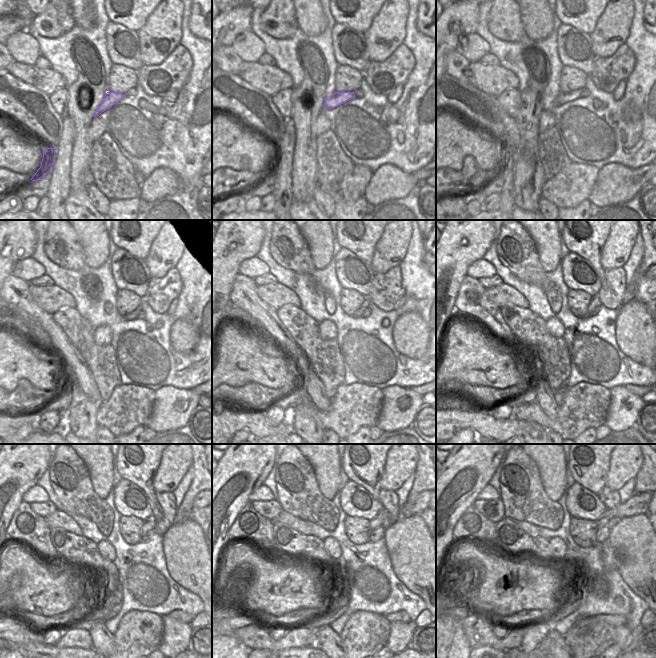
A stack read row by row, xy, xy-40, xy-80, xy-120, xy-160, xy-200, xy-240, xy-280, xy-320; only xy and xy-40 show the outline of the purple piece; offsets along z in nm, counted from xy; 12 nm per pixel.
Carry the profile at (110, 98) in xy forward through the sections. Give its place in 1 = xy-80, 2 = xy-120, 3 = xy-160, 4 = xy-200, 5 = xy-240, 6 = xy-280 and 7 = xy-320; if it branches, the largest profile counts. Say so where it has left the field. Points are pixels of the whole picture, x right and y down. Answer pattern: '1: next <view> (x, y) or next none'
1: next xy-80 (562, 98)
2: next xy-120 (139, 311)
3: next xy-160 (365, 310)
4: next xy-200 (595, 303)
5: next xy-240 (149, 524)
6: next xy-280 (377, 521)
7: next xy-320 (638, 504)

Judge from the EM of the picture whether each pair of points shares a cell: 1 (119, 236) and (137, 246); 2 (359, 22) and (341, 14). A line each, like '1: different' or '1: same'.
1: same
2: same

